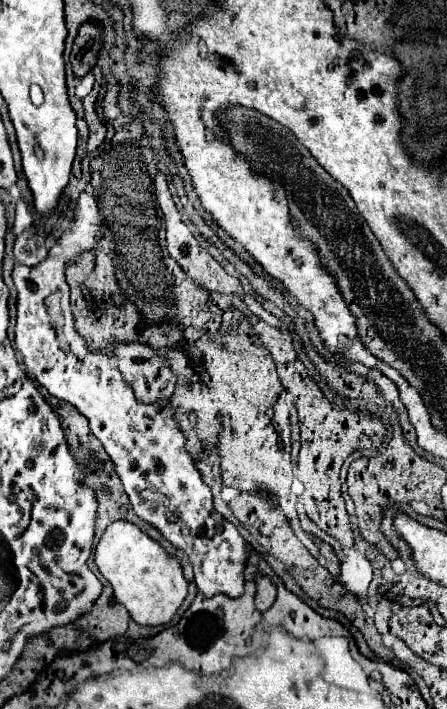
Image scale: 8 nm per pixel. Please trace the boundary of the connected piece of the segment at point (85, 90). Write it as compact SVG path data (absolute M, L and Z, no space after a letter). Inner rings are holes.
M87 74L87 76L83 76L83 78L79 80L77 88L75 88L77 96L79 96L79 98L85 98L85 96L91 92L93 84L95 84L95 76L93 76L93 74Z

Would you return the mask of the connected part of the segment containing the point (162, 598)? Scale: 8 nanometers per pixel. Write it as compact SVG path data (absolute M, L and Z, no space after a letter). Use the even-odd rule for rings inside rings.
M127 520L113 522L101 534L95 562L101 574L111 582L117 602L121 602L141 626L167 624L187 596L187 580L183 578L181 562L167 554L157 540Z

